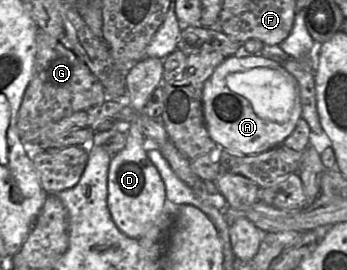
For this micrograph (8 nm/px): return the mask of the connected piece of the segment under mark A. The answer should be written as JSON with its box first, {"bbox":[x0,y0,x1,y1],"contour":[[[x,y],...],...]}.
{"bbox":[203,54,302,155],"contour":[[[261,54],[230,56],[203,87],[206,128],[216,145],[237,155],[253,155],[283,145],[302,117],[300,87],[285,67]]]}

